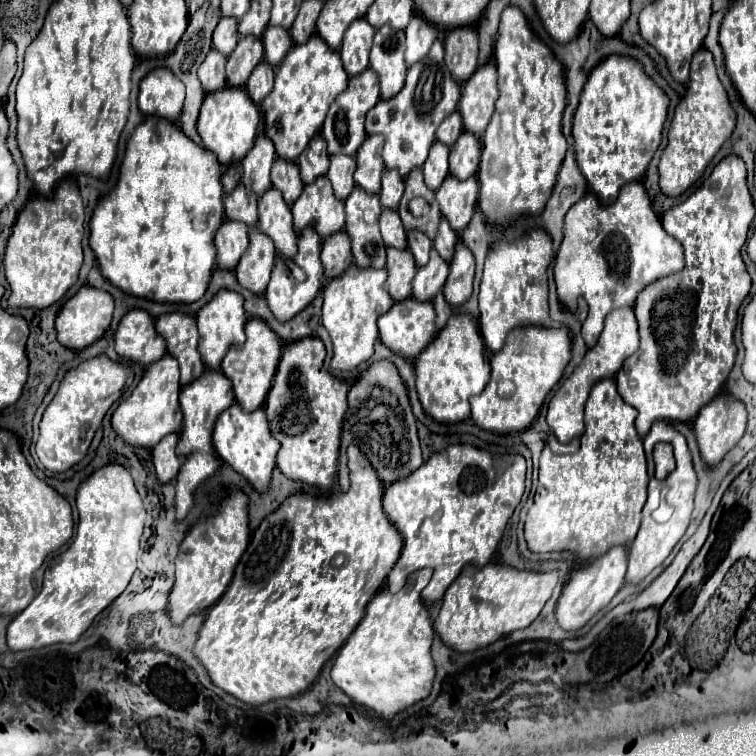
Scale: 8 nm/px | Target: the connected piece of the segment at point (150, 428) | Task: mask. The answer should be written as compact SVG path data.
M166 354L162 360L146 368L140 384L134 388L134 392L128 398L124 398L118 404L118 408L110 418L114 432L124 442L142 448L154 448L164 436L182 430L182 412L178 404L178 394L180 394L178 376L180 376L178 362L170 354Z

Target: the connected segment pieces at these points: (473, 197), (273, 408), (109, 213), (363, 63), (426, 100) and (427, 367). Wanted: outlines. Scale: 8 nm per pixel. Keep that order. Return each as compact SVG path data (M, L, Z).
M448 176L444 184L436 190L436 200L440 204L440 212L448 218L454 232L462 232L470 222L476 200L478 200L478 182L474 176L466 180L458 180Z
M308 336L290 342L280 358L264 412L274 438L280 442L278 468L282 474L290 480L328 490L338 472L338 446L344 412L348 408L348 384L336 380L324 370L324 356L326 350L320 338Z
M146 116L130 136L116 188L99 200L90 220L90 248L96 254L102 276L126 294L154 302L190 304L200 300L216 262L214 232L224 222L222 196L218 160L194 144L176 124Z
M358 18L344 34L344 42L340 46L340 56L348 76L356 76L358 72L368 68L368 54L372 48L374 28L364 20Z
M436 40L426 60L412 64L406 74L404 88L390 100L378 100L378 104L366 116L366 132L384 136L384 166L406 176L412 168L420 168L434 142L438 124L456 110L460 100L460 84L452 80L450 70L444 64L442 42Z
M456 314L430 342L430 348L416 360L416 388L422 408L444 424L456 424L470 418L470 396L484 390L490 380L490 364L484 362L484 340L476 320L470 314Z

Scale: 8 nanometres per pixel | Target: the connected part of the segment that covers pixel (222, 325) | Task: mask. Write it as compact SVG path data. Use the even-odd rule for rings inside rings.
M230 290L218 292L218 296L214 296L214 300L210 300L210 304L206 304L206 308L202 308L198 312L196 322L198 322L198 332L200 332L198 352L200 352L206 368L218 370L228 348L242 346L246 340L246 334L244 334L246 312L242 308L242 296L238 296L238 292L230 292Z

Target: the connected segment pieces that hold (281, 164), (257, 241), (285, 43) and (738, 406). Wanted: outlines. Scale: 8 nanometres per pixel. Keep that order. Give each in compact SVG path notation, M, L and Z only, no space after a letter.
M276 158L274 168L272 168L272 184L274 184L274 188L278 188L282 192L286 204L292 206L304 188L304 182L298 172L298 164Z
M250 228L250 248L236 268L238 282L250 292L260 296L268 286L272 266L274 266L274 244L270 244L266 236L258 236L258 232Z
M268 26L262 36L262 42L264 42L264 58L272 66L278 66L286 56L286 52L292 48L292 36L284 28Z
M718 394L710 404L702 408L698 418L694 420L694 432L696 432L696 442L700 448L700 456L704 464L716 466L722 462L722 458L738 444L746 430L746 406L740 400L734 400L730 394Z

